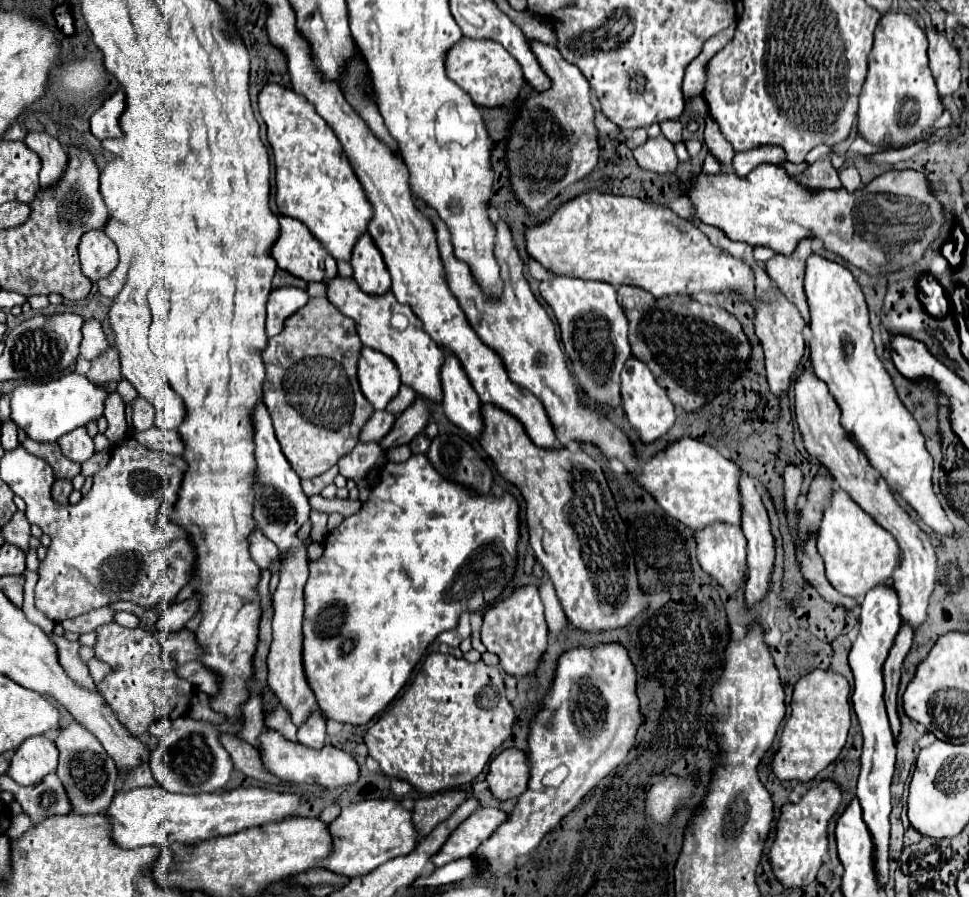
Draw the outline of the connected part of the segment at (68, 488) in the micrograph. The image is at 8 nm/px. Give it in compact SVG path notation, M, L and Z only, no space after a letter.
M55 479L55 483L53 483L53 499L55 499L57 503L67 505L71 491L73 491L71 479Z

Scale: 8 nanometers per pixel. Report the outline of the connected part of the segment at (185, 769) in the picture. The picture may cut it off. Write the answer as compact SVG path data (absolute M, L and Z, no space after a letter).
M179 717L173 721L169 733L161 739L159 747L151 753L151 773L157 779L157 783L165 791L173 793L213 793L221 789L233 771L233 763L229 753L219 741L219 735L233 731L231 723L207 723L207 721L195 721L189 717Z

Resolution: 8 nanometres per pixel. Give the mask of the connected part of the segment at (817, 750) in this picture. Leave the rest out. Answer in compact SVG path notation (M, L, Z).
M815 669L795 683L791 699L791 717L787 719L779 749L773 755L771 769L781 781L811 781L819 771L837 759L841 753L851 721L849 683L845 677Z

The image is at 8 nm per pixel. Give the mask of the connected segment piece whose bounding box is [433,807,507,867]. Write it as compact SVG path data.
M479 807L479 811L473 811L473 815L469 815L469 819L465 819L465 823L457 827L457 831L453 831L445 847L437 851L437 855L433 857L433 865L443 867L449 861L469 857L481 845L481 841L485 841L505 819L507 813L503 813L501 809Z

